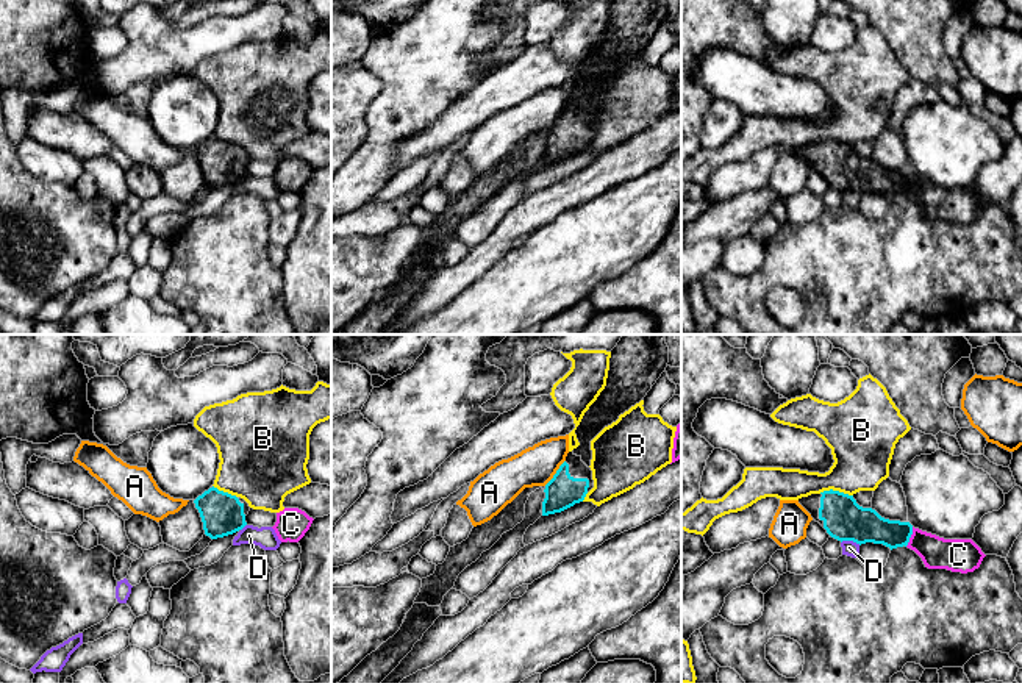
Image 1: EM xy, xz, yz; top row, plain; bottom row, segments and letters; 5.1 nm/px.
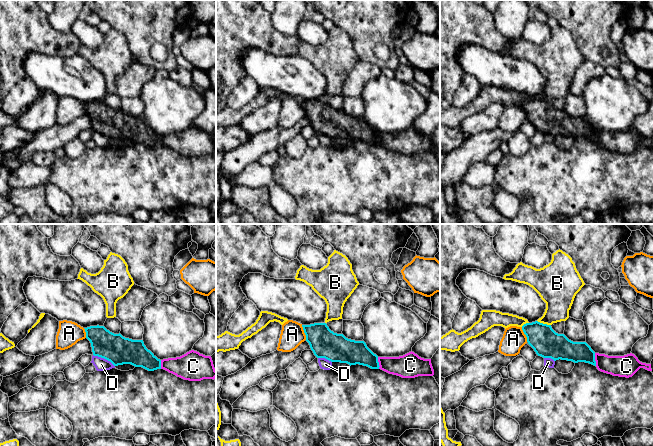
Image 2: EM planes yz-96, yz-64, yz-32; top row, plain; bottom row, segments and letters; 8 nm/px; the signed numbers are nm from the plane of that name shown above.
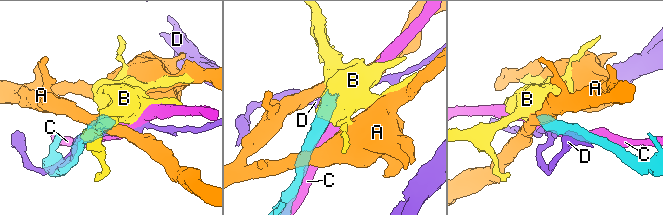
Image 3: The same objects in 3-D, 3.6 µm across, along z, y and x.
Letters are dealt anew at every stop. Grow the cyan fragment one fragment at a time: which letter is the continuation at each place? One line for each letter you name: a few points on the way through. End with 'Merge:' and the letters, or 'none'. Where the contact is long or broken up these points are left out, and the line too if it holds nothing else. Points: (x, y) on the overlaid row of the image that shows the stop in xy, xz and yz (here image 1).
Merge: none

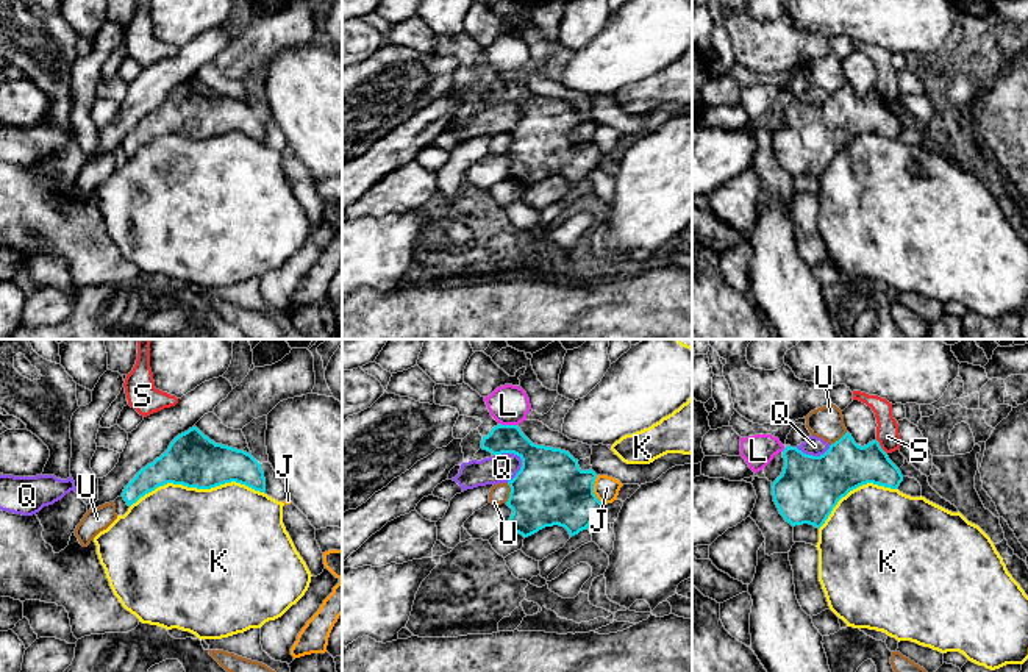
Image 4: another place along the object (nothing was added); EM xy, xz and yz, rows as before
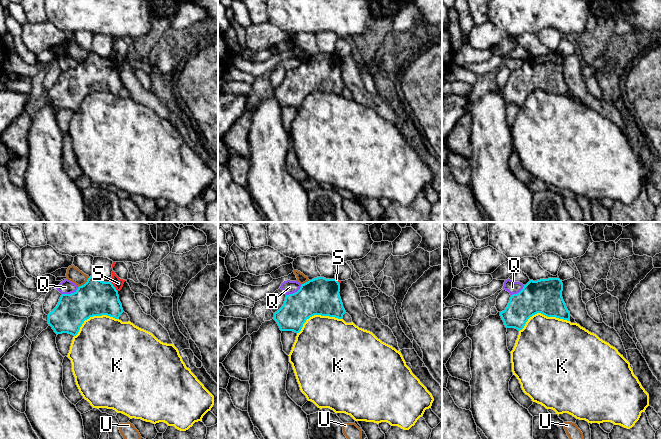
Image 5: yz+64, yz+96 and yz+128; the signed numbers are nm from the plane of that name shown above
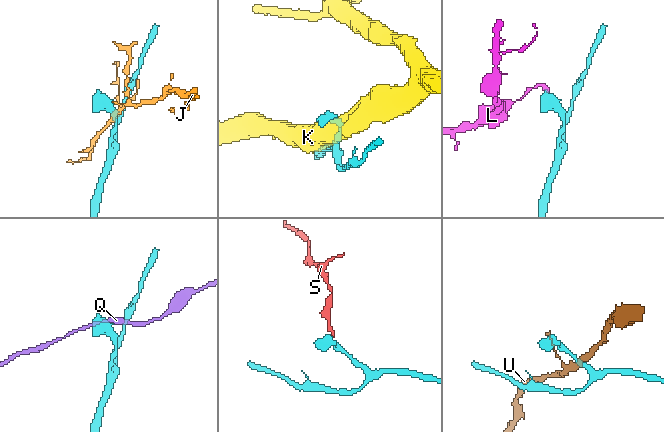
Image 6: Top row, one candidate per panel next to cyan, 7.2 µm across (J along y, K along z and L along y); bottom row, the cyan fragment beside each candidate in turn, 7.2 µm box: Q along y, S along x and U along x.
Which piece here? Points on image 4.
Merge: none

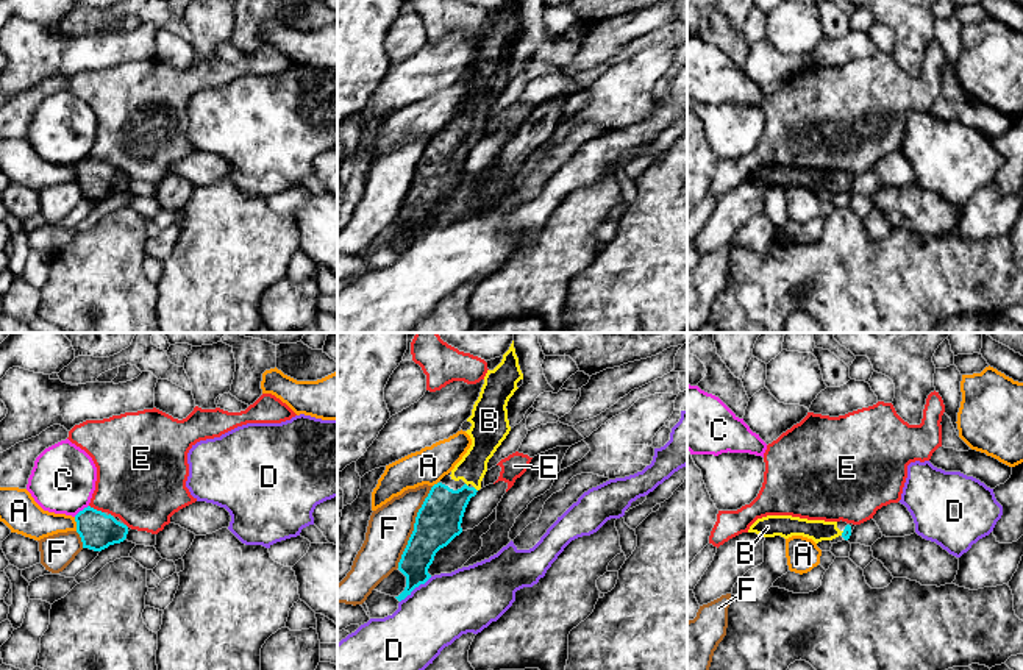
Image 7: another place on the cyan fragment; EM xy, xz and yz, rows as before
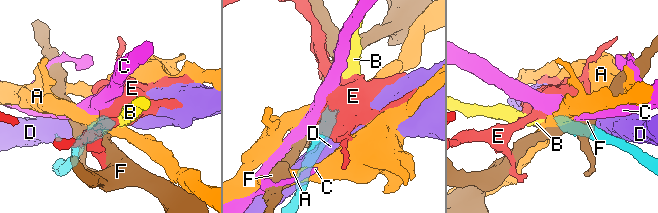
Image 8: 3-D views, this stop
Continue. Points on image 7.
B: way xz (439, 519), (466, 492), (475, 489), (472, 467)
Merge: B

